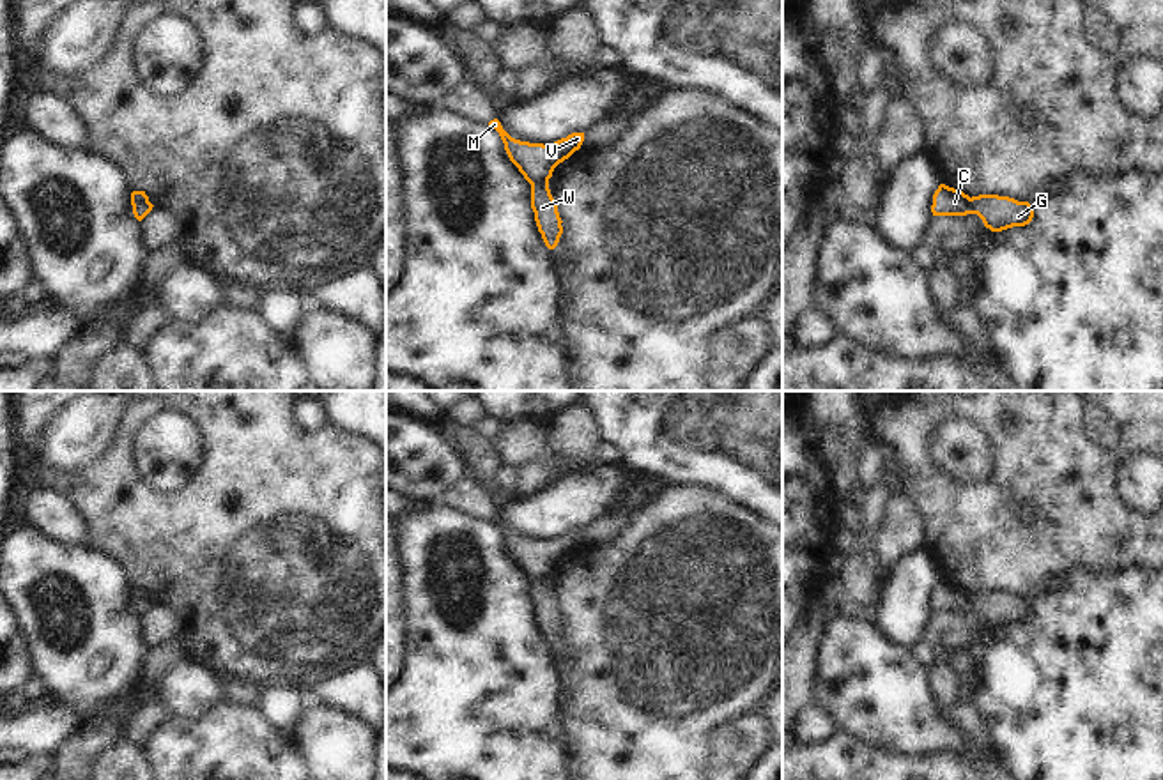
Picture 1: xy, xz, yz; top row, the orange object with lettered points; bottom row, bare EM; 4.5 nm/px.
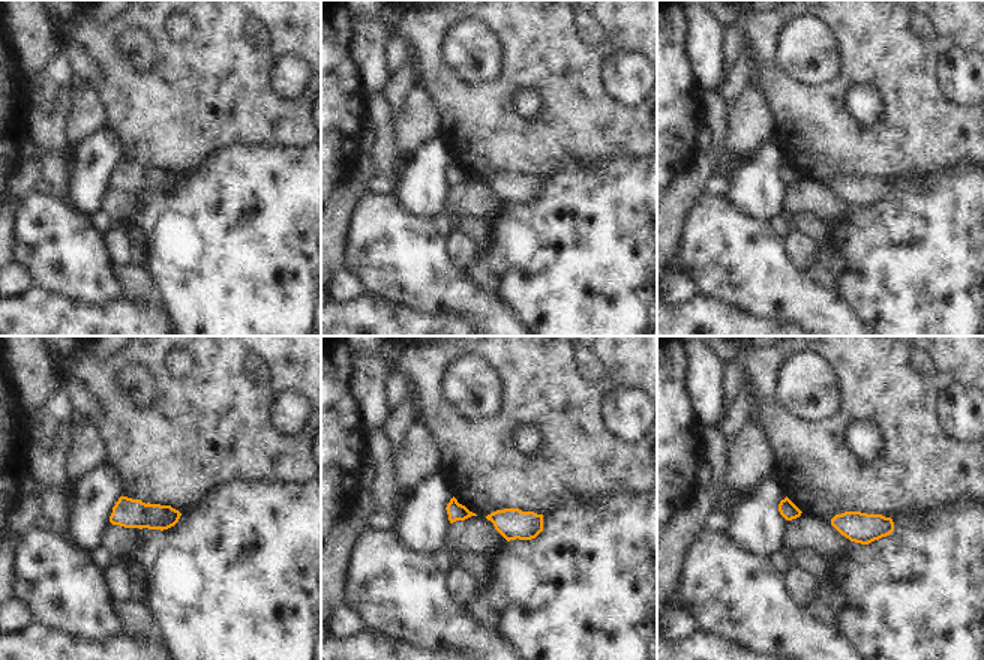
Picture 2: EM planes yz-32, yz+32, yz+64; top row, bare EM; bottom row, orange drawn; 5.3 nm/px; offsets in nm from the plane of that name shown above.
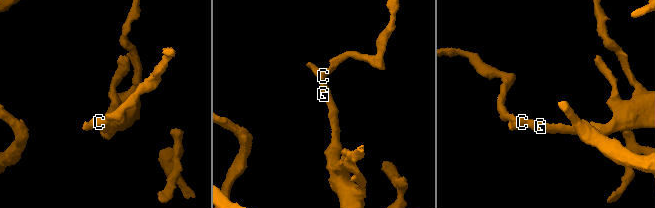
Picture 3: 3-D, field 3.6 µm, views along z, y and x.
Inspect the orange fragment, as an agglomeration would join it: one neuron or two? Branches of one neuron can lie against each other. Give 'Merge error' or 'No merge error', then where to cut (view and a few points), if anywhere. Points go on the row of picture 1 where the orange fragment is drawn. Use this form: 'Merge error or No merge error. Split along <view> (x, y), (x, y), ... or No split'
No merge error. No split.

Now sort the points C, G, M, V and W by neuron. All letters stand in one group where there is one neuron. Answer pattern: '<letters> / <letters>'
C G M V W

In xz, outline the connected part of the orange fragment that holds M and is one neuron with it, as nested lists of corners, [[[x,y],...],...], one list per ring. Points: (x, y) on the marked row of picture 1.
[[[497,119],[489,126],[496,129],[504,143],[510,161],[531,184],[531,209],[542,239],[549,249],[554,249],[563,233],[558,203],[554,202],[549,179],[554,168],[568,159],[584,141],[584,133],[572,133],[551,145],[529,143],[512,138]]]

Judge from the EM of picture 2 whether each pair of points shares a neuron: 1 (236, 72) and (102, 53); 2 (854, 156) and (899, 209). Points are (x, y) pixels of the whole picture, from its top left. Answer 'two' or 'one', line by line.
1: one
2: two

